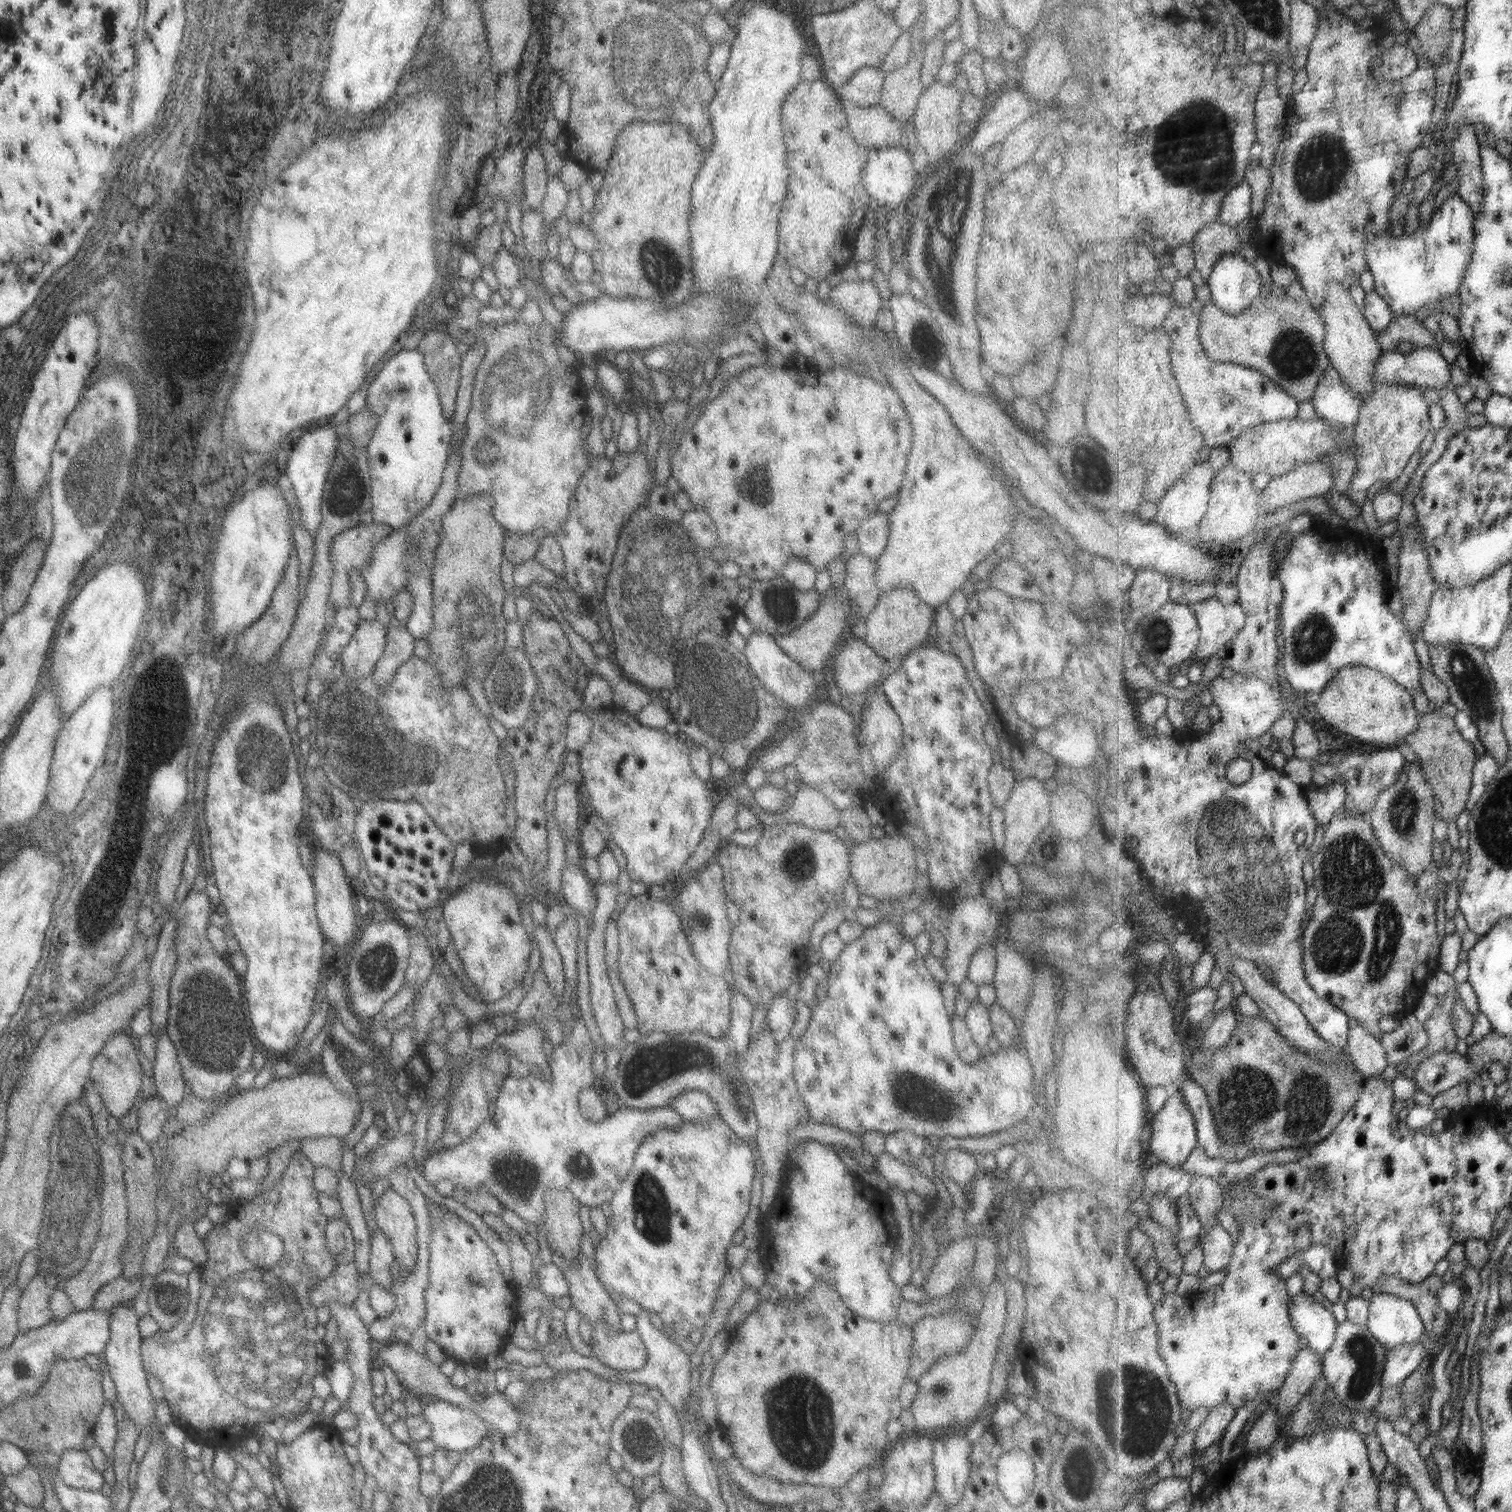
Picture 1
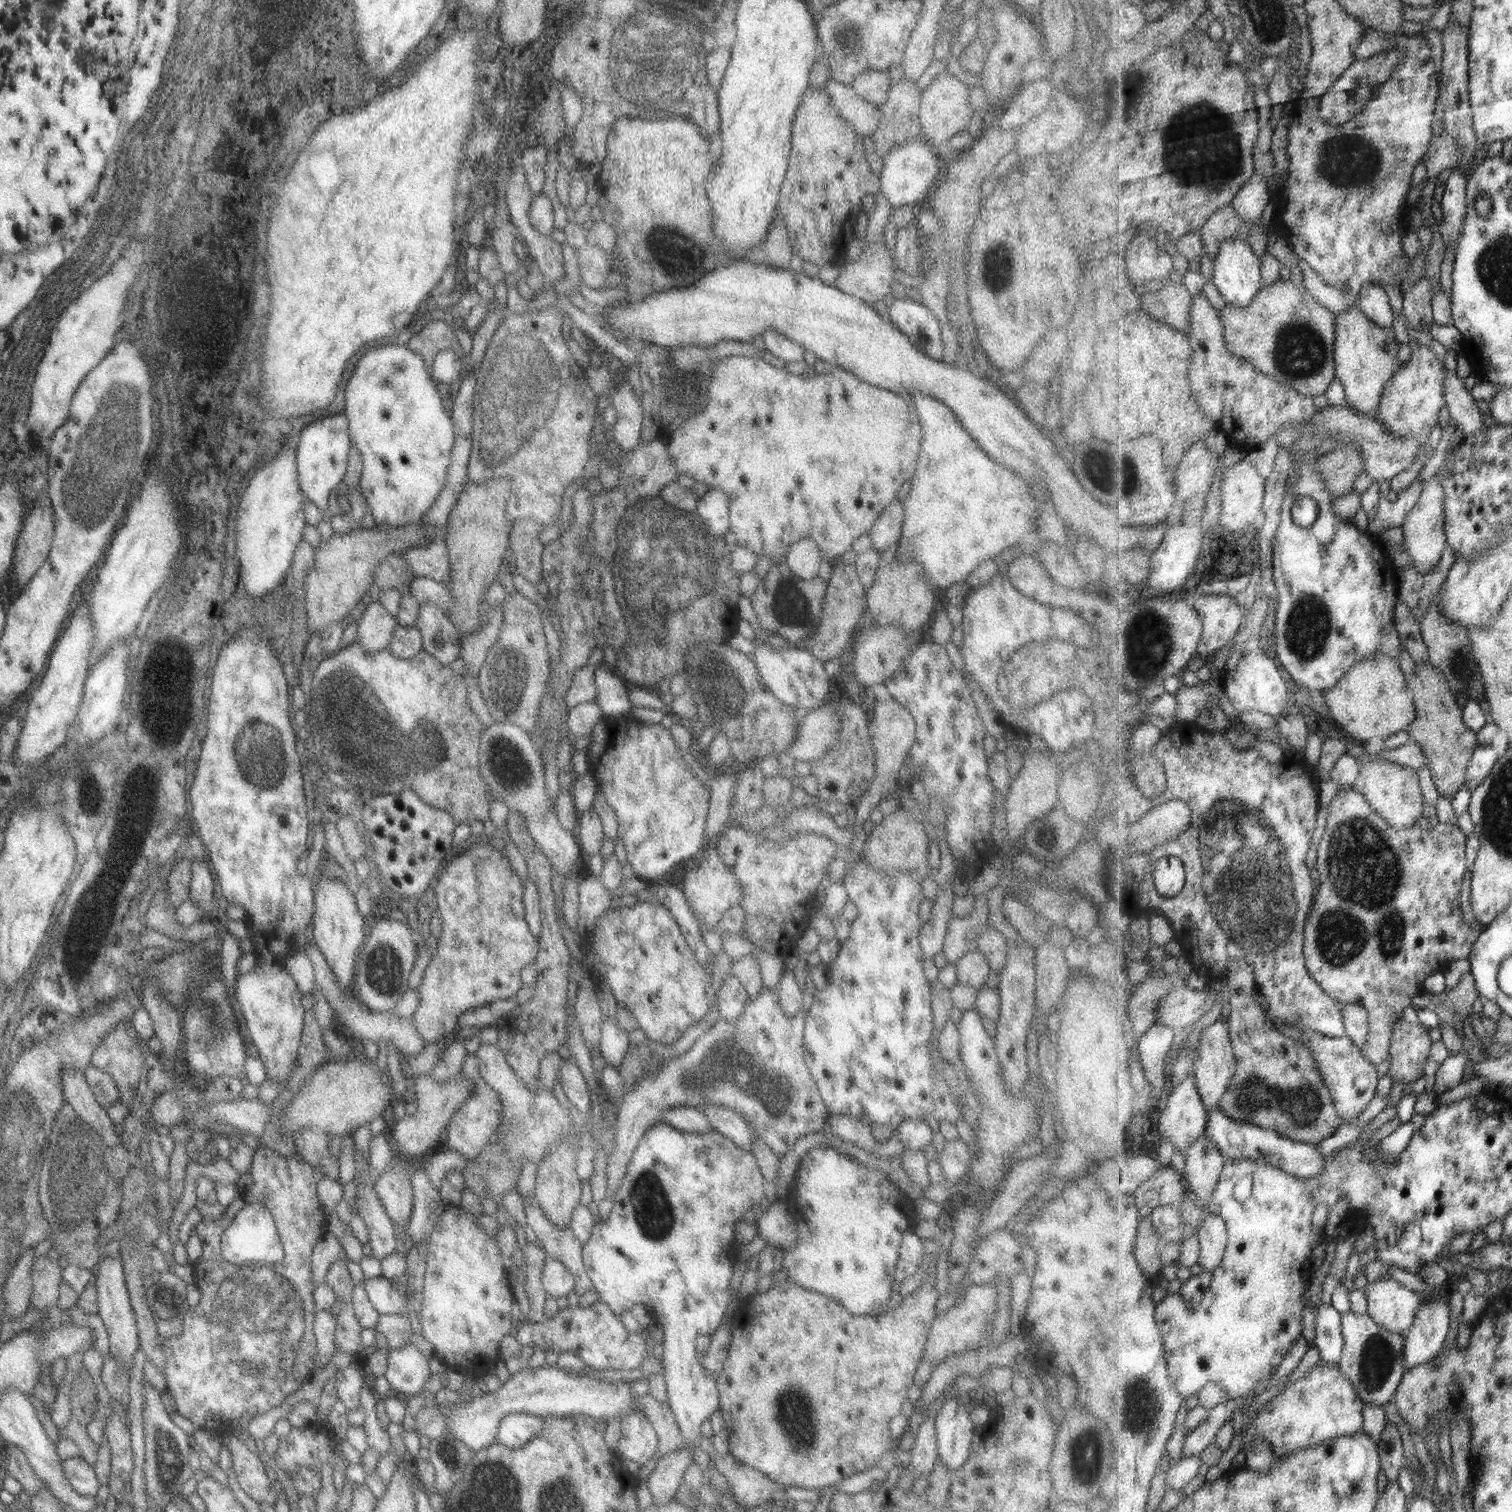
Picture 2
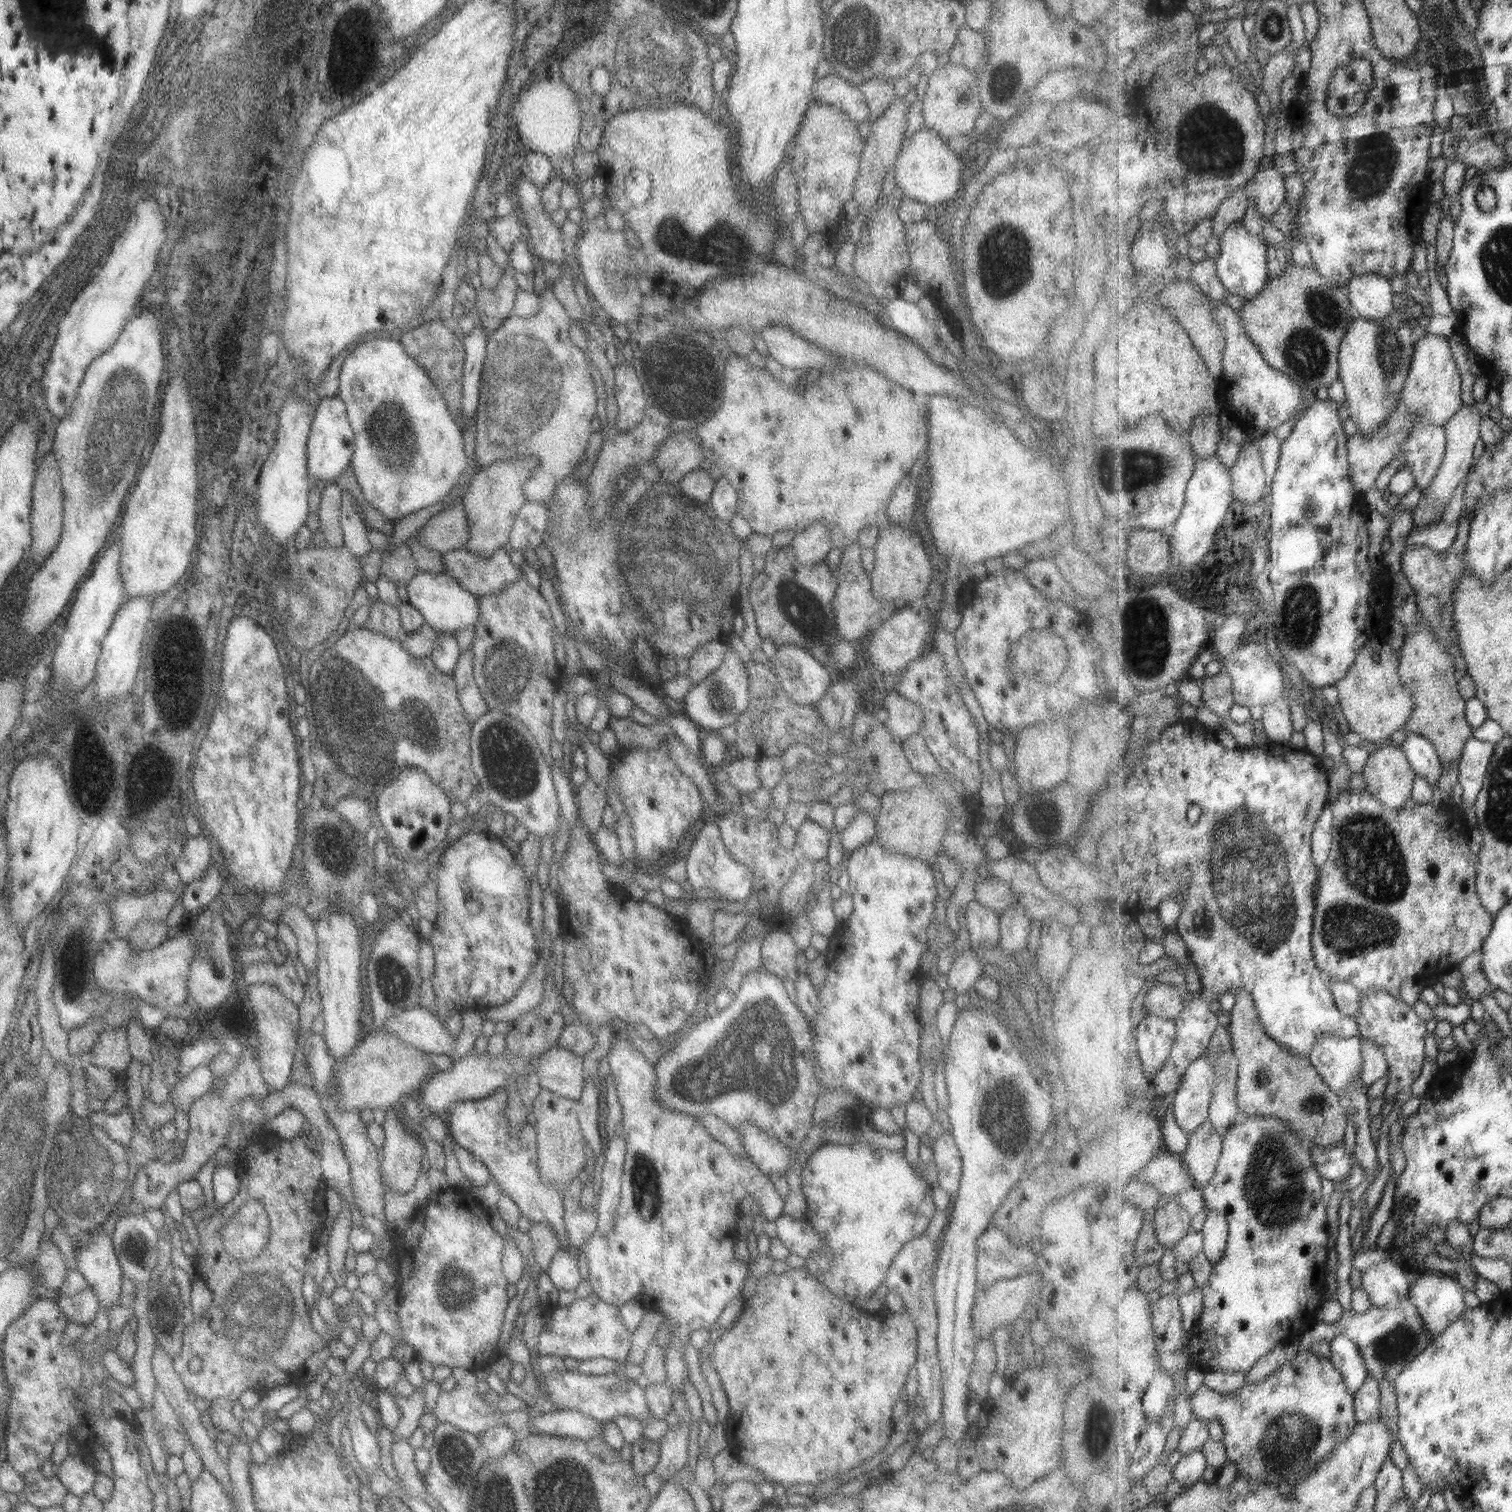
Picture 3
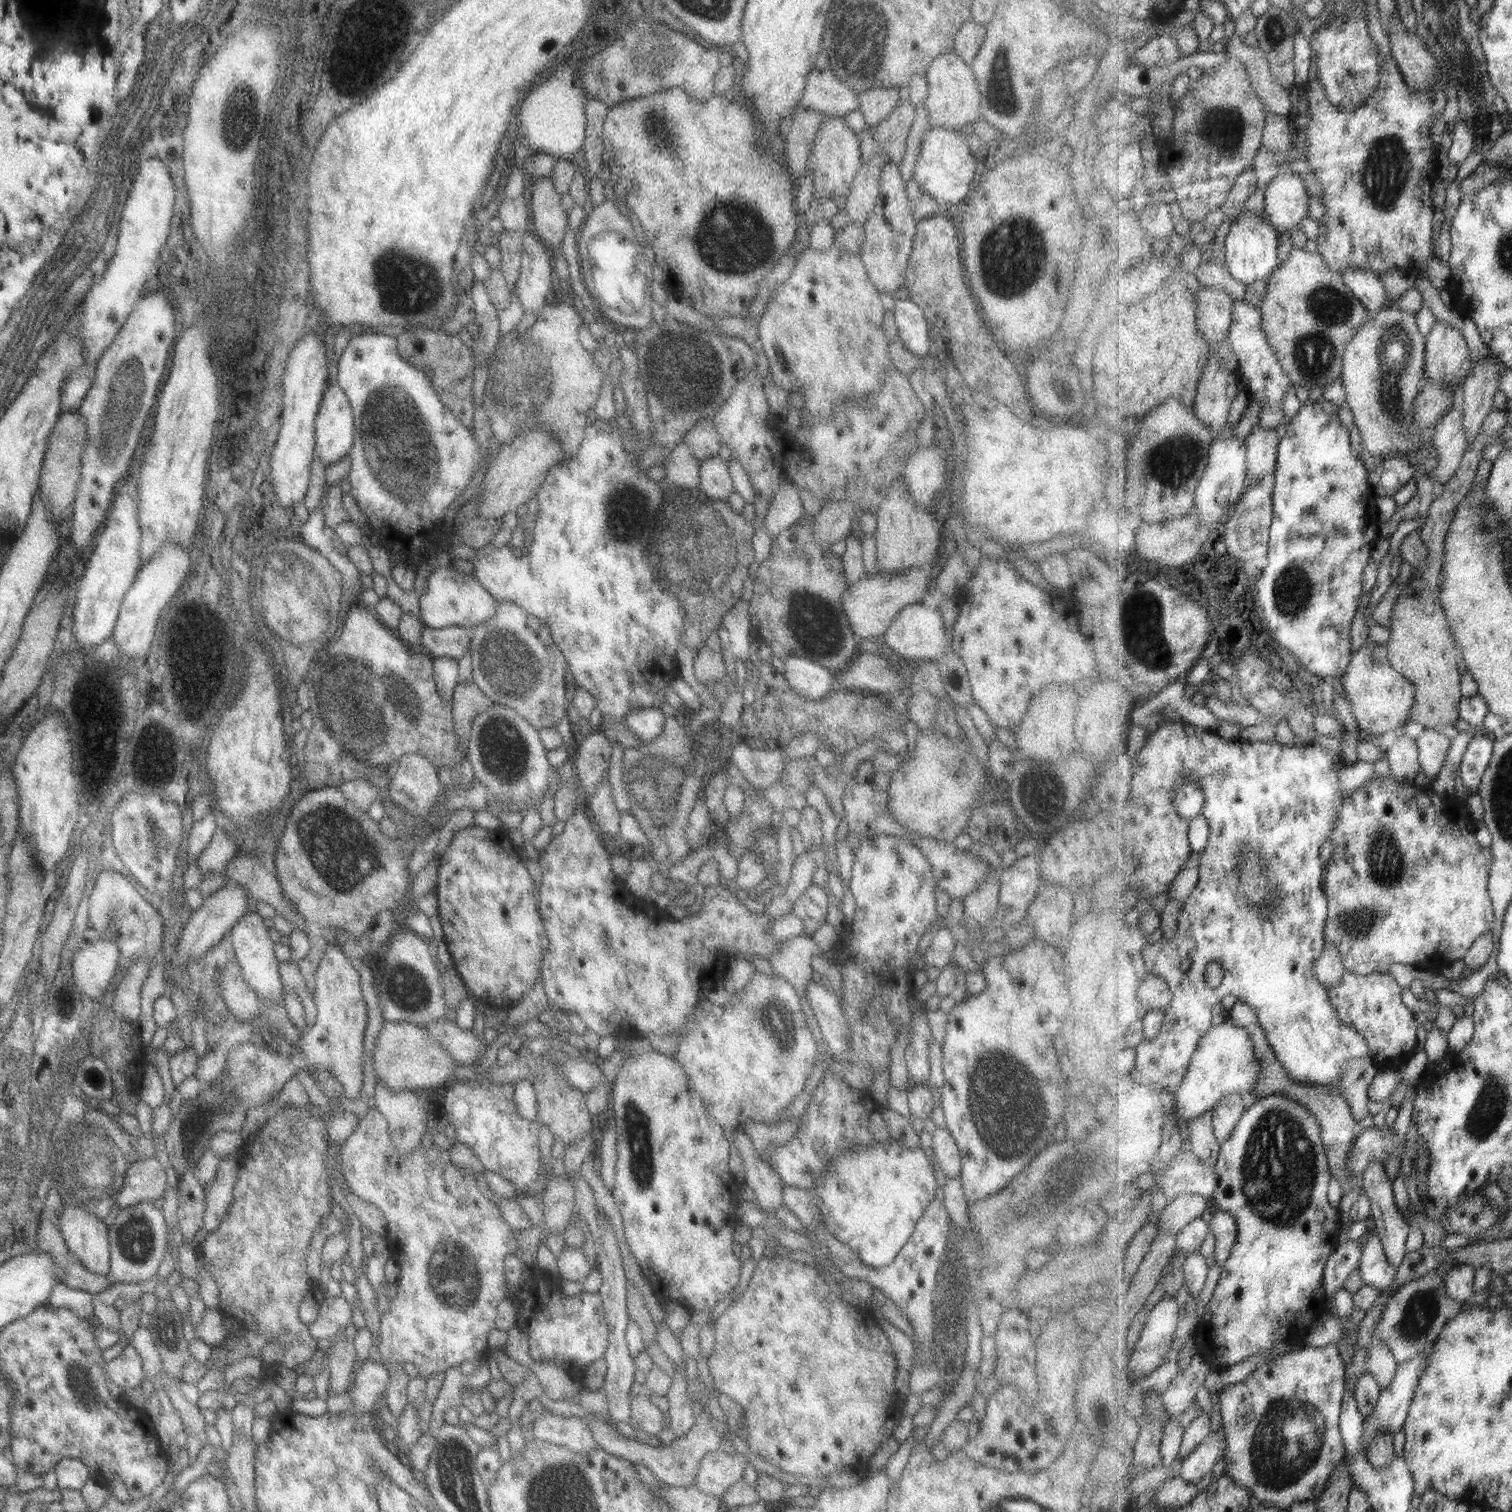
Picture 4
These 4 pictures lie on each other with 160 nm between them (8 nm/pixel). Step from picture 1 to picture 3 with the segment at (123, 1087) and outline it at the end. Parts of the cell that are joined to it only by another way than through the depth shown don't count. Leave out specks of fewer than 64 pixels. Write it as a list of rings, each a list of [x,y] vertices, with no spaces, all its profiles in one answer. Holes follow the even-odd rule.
[[[109,1028],[96,1038],[91,1050],[90,1064],[110,1071],[121,1072],[130,1063],[126,1029]]]

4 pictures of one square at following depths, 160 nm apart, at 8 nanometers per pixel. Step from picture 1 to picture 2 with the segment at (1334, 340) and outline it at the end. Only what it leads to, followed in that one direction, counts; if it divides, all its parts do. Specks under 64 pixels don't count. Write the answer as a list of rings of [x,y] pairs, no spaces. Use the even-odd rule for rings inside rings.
[[[1357,303],[1337,314],[1337,318],[1338,331],[1334,352],[1336,376],[1343,383],[1347,404],[1363,416],[1375,418],[1381,408],[1386,384],[1402,369],[1399,363],[1401,342],[1397,335],[1393,336],[1393,332],[1389,332],[1389,328],[1381,328],[1372,322]]]

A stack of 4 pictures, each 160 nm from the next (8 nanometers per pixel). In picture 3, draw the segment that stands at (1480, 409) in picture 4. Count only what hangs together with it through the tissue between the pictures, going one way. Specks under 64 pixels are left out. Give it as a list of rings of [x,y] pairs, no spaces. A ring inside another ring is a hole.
[[[1464,405],[1461,411],[1445,425],[1447,430],[1446,453],[1443,457],[1443,462],[1433,479],[1433,482],[1425,489],[1424,494],[1430,502],[1438,504],[1436,510],[1436,520],[1439,521],[1444,517],[1446,508],[1449,506],[1451,499],[1454,497],[1454,492],[1464,483],[1468,474],[1472,471],[1473,454],[1477,448],[1477,442],[1481,439],[1481,420],[1483,414],[1477,409],[1471,409]]]

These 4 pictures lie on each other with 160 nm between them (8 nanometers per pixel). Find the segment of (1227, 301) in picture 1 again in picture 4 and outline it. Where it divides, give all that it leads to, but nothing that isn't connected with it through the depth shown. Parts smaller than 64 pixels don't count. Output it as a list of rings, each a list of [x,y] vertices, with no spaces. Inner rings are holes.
[[[1263,212],[1261,216],[1240,213],[1232,222],[1230,230],[1224,240],[1225,265],[1233,278],[1237,278],[1240,285],[1251,286],[1255,282],[1265,280],[1274,274],[1282,262],[1278,255],[1281,231],[1278,230]]]

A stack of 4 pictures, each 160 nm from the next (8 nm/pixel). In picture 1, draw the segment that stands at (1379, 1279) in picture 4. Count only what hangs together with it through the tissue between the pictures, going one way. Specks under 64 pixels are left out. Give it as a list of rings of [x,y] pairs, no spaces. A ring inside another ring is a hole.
[[[1385,1293],[1370,1298],[1367,1328],[1388,1349],[1417,1344],[1426,1334],[1426,1326],[1413,1302]]]

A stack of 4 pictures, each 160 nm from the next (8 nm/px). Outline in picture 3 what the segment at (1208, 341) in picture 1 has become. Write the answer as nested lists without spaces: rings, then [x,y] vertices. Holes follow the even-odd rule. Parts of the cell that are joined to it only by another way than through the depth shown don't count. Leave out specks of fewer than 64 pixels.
[[[1289,259],[1286,271],[1269,280],[1266,288],[1239,310],[1247,335],[1259,346],[1267,363],[1288,374],[1307,391],[1330,387],[1340,378],[1339,350],[1351,322],[1358,316],[1346,286],[1333,286],[1314,266],[1299,266]]]

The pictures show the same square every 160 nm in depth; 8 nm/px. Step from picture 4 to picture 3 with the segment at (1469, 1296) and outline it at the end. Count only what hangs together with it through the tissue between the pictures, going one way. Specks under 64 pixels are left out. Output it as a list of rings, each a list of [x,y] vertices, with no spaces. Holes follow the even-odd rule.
[[[1423,1272],[1412,1282],[1411,1302],[1419,1309],[1431,1340],[1465,1313],[1463,1290],[1457,1278],[1440,1272]]]

